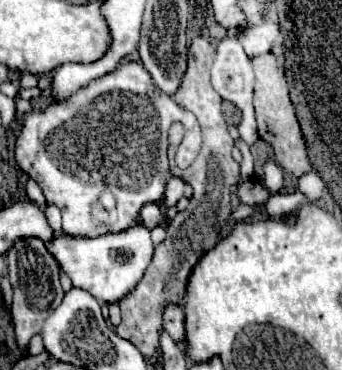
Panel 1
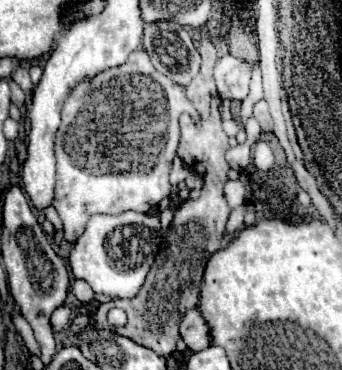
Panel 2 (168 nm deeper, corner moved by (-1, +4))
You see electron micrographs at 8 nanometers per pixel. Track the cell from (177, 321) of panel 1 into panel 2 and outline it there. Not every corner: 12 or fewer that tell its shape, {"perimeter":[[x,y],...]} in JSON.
{"perimeter":[[200,310],[186,312],[180,336],[192,352],[212,344]]}

